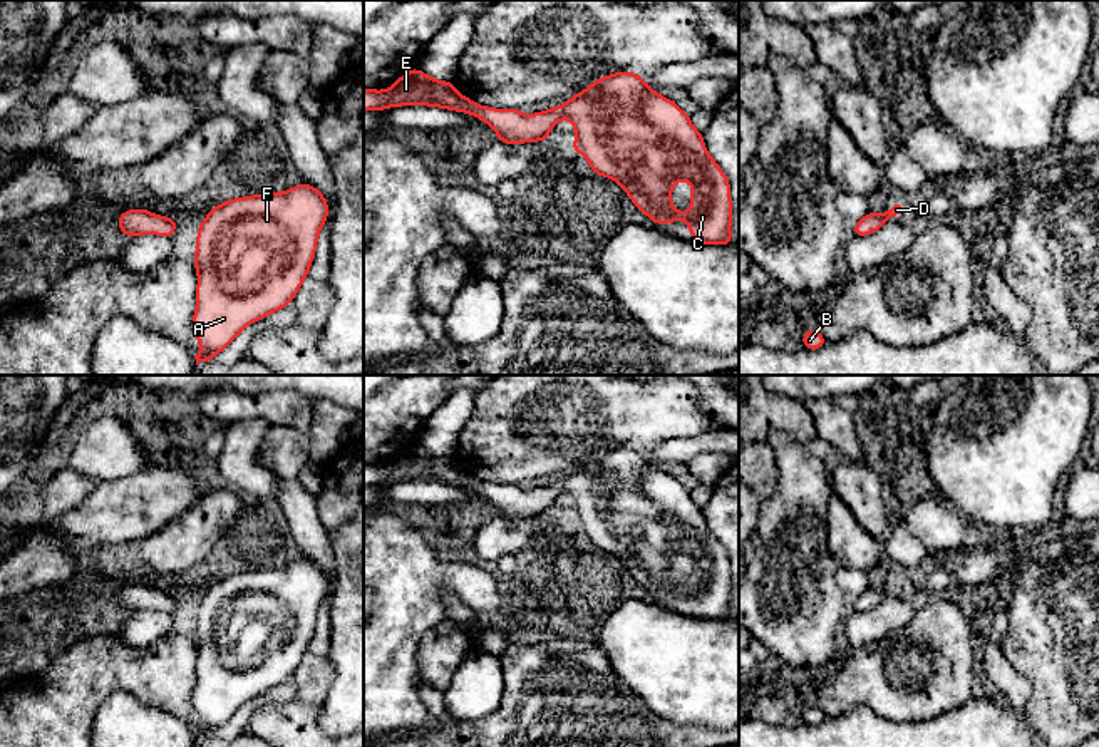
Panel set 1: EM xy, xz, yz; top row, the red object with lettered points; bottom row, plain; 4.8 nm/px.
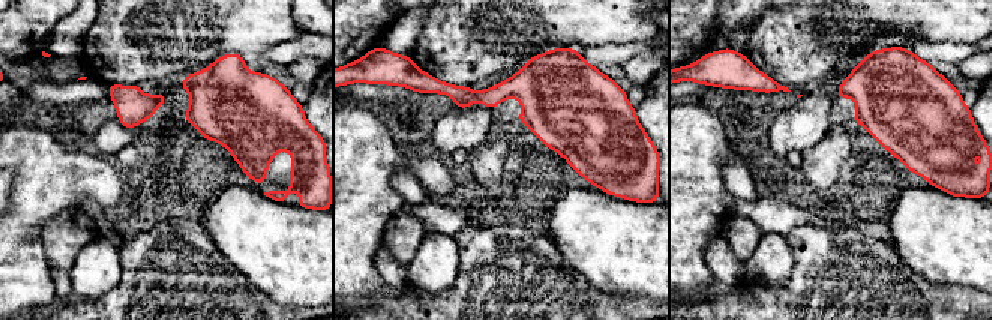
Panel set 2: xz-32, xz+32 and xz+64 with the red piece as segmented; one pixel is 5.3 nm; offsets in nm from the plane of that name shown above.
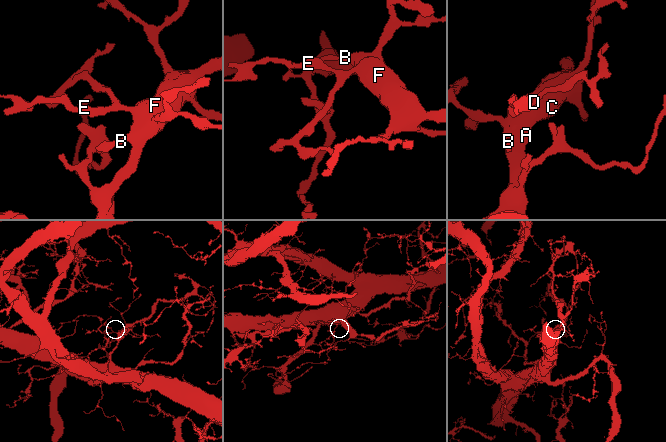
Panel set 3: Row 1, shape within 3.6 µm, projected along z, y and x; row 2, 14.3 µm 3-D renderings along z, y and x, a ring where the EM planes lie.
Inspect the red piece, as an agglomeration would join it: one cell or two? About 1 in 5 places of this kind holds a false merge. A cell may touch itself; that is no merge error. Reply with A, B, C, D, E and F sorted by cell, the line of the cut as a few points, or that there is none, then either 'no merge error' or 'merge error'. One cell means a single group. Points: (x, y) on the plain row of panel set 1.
A B C D E F; no cut; no merge error

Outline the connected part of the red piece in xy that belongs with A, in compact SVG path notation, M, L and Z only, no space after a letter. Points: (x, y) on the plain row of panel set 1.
M302 558L283 568L236 573L213 583L198 603L193 707L201 720L196 740L214 734L250 698L290 680L313 636L328 578Z

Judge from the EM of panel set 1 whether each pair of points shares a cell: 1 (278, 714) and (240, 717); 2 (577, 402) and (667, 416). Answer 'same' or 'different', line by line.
1: different
2: same

